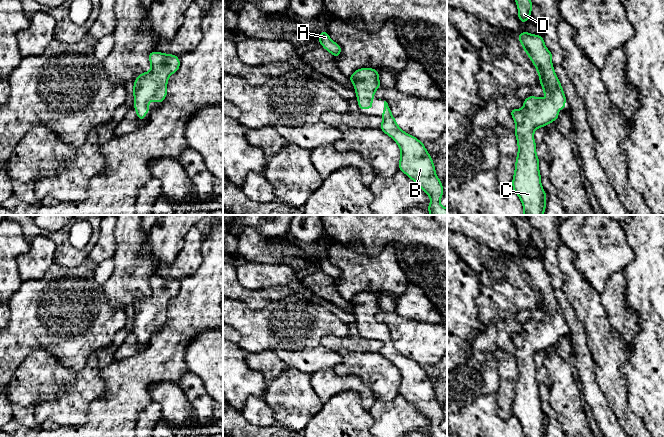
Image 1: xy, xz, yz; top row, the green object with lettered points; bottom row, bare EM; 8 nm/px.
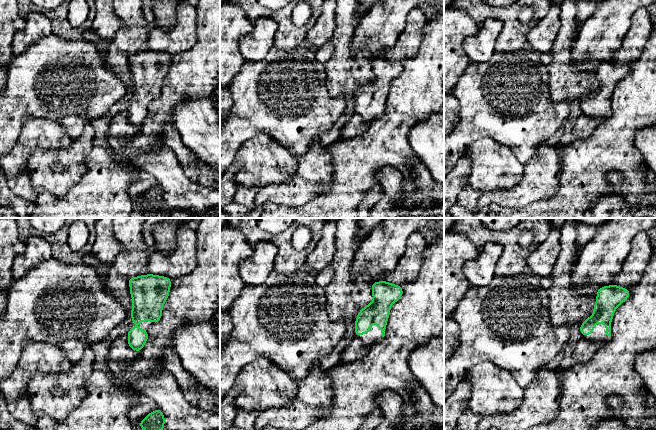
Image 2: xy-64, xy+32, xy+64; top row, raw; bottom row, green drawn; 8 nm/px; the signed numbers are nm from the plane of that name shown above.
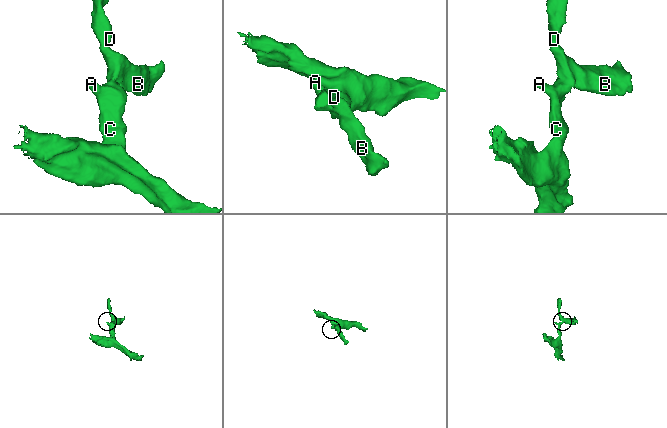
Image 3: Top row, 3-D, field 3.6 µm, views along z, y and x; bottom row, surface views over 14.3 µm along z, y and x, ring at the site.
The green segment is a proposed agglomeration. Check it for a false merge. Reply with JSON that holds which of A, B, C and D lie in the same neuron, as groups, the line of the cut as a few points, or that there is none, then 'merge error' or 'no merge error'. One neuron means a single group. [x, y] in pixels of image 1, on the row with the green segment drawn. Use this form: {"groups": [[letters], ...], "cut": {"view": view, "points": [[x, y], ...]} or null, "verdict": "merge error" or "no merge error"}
{"groups": [["A", "B", "C", "D"]], "cut": null, "verdict": "no merge error"}

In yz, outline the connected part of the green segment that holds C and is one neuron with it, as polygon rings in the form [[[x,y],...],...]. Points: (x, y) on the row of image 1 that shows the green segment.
[[[522,32],[517,37],[538,72],[544,96],[550,99],[531,95],[523,100],[523,109],[510,111],[516,125],[514,132],[518,145],[512,186],[522,202],[523,215],[543,215],[547,196],[541,185],[533,134],[537,128],[556,121],[559,115],[557,108],[564,111],[567,100],[553,69],[553,53],[546,48],[543,36]]]

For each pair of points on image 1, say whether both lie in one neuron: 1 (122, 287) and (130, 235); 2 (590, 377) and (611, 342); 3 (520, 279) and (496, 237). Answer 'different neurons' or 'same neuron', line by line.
1: same neuron
2: different neurons
3: different neurons

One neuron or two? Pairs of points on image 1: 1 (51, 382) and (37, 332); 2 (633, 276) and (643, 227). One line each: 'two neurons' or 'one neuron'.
1: two neurons
2: one neuron

